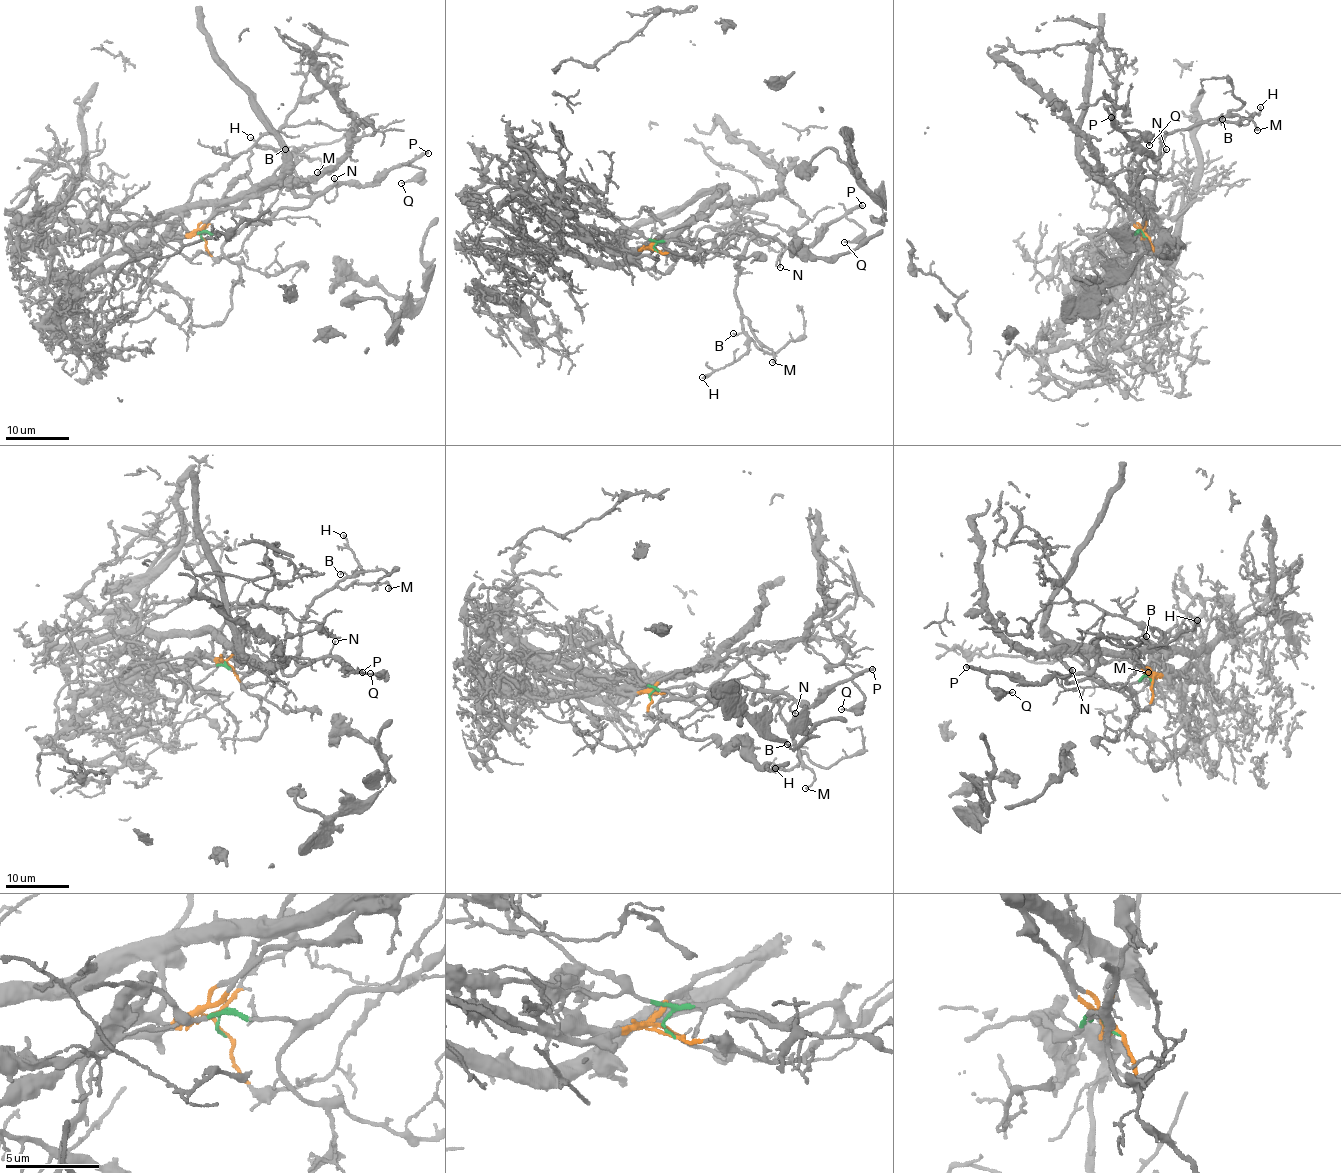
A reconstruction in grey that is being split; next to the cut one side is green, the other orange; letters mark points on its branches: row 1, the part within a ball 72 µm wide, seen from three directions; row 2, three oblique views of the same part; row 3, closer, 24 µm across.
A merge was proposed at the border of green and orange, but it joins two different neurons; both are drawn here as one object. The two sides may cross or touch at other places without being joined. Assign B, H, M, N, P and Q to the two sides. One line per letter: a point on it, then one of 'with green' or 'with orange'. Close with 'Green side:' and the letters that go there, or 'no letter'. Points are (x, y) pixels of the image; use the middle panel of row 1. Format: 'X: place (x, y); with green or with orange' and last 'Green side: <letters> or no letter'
B: place (733, 333); with green
H: place (702, 377); with green
M: place (772, 362); with green
N: place (780, 267); with green
P: place (862, 205); with green
Q: place (844, 242); with green
Green side: B, H, M, N, P, Q

